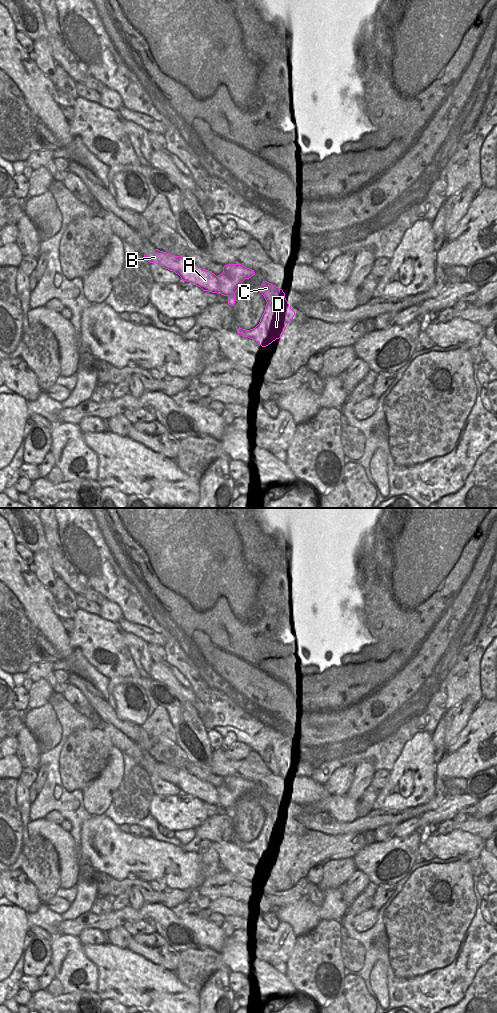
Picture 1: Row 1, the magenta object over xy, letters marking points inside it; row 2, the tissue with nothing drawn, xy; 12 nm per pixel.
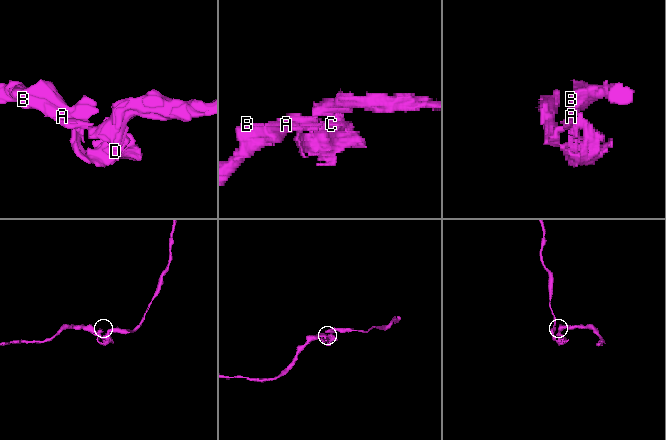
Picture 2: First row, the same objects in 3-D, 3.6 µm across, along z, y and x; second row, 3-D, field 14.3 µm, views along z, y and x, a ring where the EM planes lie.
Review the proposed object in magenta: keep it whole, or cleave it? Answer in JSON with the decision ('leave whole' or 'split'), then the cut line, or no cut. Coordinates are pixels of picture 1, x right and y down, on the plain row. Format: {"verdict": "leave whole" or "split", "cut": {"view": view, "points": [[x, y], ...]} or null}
{"verdict": "split", "cut": {"view": "xy", "points": [[216, 788], [219, 794], [219, 804]]}}

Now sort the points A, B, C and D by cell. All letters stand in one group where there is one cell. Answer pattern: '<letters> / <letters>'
A B / C D

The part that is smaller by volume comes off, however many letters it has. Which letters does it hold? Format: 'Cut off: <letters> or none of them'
Cut off: C, D

